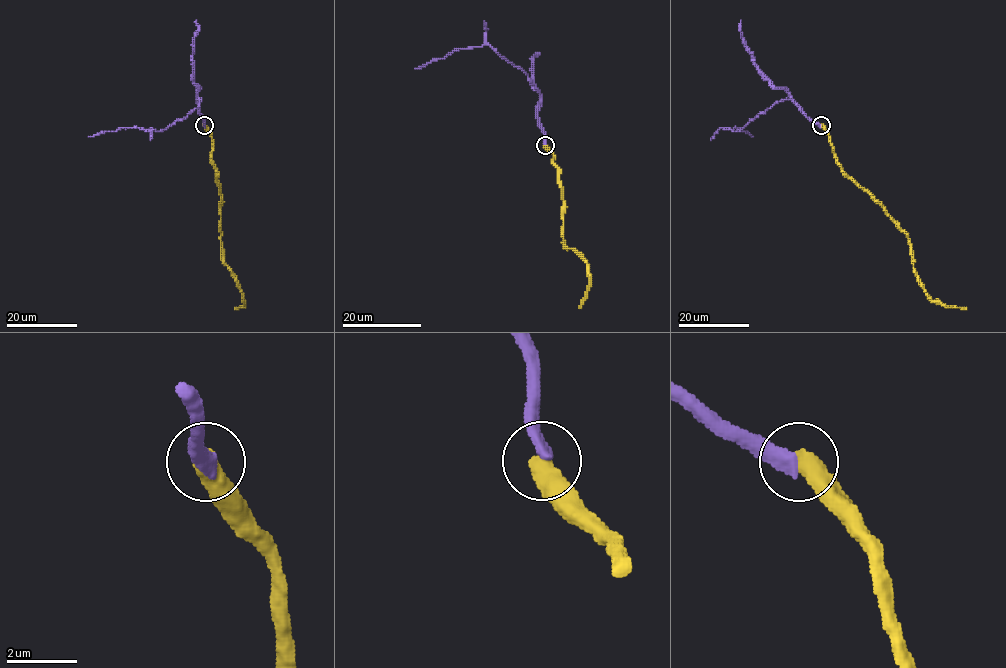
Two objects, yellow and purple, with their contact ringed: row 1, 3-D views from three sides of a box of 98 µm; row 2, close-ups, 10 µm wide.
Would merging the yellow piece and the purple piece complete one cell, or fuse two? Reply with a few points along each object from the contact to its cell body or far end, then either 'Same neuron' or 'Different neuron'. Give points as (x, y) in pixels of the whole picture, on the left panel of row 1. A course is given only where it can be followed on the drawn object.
Course of yellow: (204, 125), (211, 135), (211, 162), (219, 186), (222, 254), (244, 305), (235, 307). Course of purple: (204, 125), (199, 99), (198, 106), (164, 130), (119, 128), (88, 137). Different neuron

